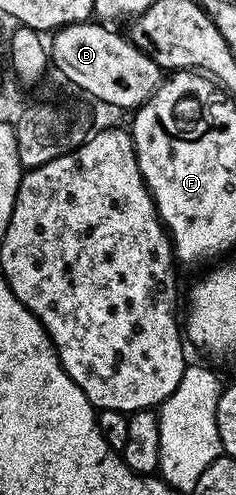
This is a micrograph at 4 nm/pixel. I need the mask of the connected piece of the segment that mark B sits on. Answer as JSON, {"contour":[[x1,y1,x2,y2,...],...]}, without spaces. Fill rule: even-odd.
{"contour":[[87,20,64,25,53,34,49,43,49,59,52,66,77,89,89,97,114,105,117,109,135,111,160,87,163,70,132,40,111,30,99,21]]}

